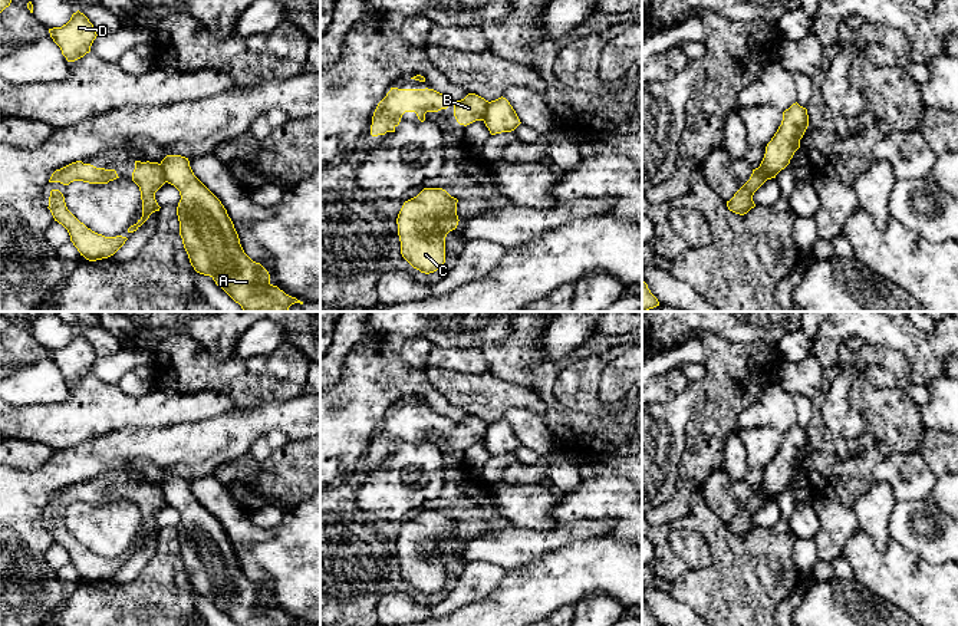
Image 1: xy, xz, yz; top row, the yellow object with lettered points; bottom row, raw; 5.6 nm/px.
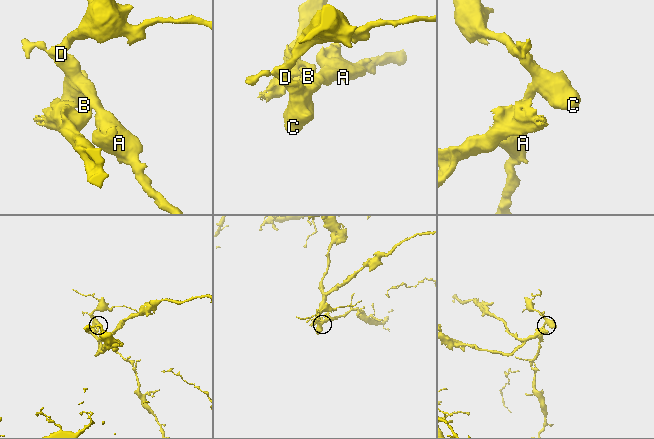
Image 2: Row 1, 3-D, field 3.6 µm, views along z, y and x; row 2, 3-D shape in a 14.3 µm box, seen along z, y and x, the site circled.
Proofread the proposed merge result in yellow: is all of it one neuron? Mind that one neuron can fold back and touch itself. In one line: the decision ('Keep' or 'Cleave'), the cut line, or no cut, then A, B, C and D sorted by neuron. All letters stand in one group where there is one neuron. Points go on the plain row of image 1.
Cleave. Split along xy (160, 486), (165, 503). Groups: A C D / B

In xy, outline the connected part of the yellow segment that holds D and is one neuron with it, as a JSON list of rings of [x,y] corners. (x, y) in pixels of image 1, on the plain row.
[[[79,332],[66,346],[49,350],[49,355],[68,383],[75,383],[89,375],[98,358],[93,346]]]

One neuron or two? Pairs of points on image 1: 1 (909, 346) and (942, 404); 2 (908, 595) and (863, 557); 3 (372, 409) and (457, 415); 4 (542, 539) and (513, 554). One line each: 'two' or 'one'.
1: two
2: one
3: one
4: one

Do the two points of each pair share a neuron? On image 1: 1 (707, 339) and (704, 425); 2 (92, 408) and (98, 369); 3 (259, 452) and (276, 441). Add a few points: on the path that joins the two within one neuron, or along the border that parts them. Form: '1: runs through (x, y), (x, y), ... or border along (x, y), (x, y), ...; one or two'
1: runs through (718, 361), (718, 404); one
2: border along (91, 372), (102, 381), (115, 385); two
3: runs through (263, 448), (272, 441); one

